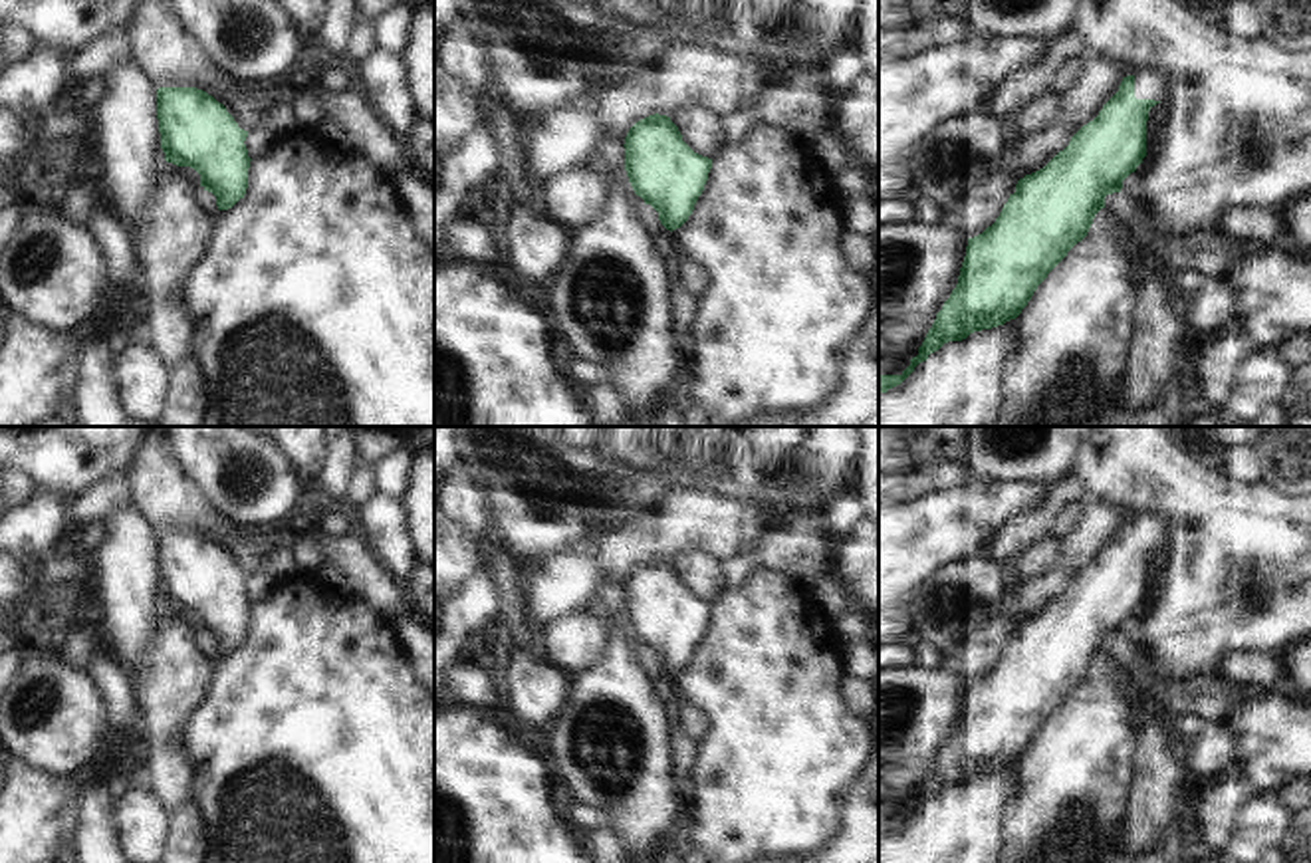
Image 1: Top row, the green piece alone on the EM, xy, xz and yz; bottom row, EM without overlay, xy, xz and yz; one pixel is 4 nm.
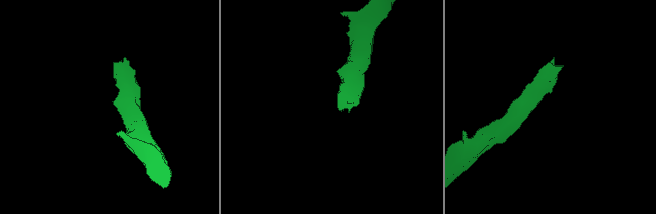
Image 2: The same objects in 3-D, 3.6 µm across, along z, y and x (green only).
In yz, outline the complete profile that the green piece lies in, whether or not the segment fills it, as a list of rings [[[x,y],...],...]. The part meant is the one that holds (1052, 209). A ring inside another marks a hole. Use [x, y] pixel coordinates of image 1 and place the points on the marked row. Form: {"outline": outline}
{"outline": [[[1160,73],[1123,77],[1099,115],[1043,169],[1017,181],[1000,216],[968,238],[958,284],[918,355],[900,375],[879,373],[879,395],[900,385],[948,341],[1015,319],[1047,274],[1081,242],[1105,196],[1146,157],[1148,111],[1170,99]]]}

